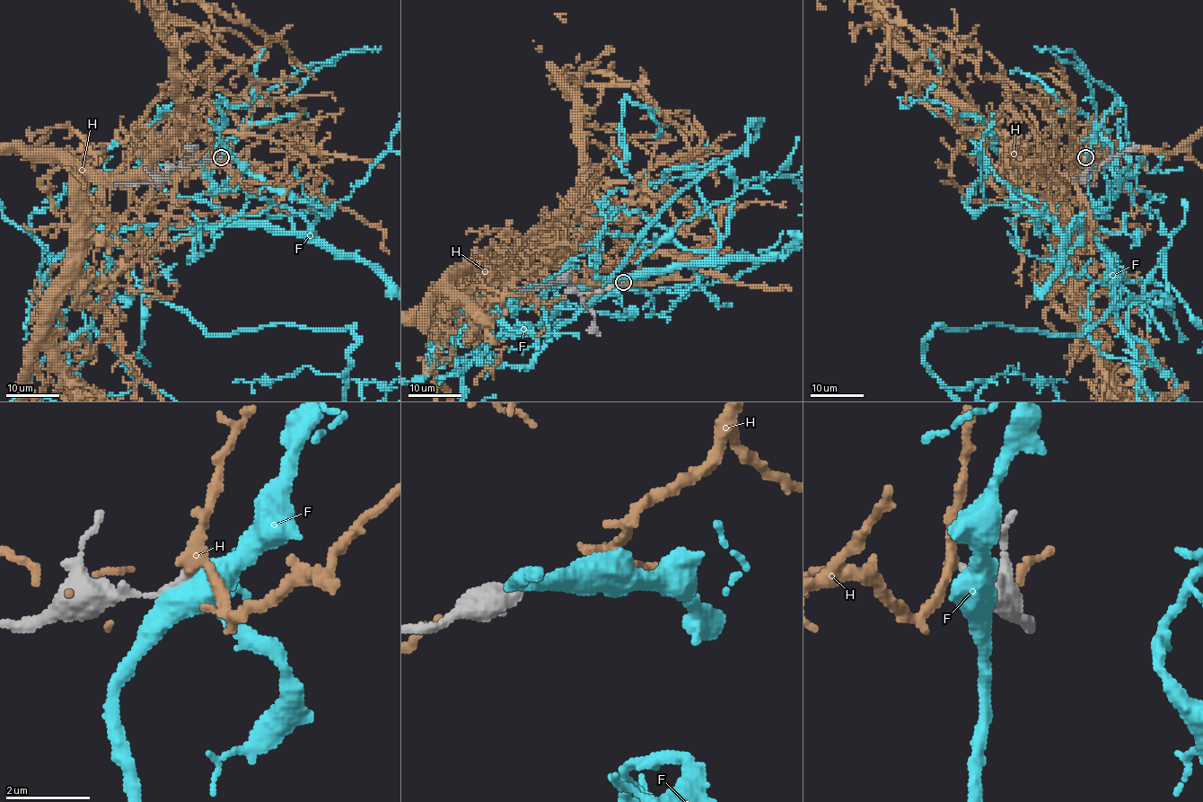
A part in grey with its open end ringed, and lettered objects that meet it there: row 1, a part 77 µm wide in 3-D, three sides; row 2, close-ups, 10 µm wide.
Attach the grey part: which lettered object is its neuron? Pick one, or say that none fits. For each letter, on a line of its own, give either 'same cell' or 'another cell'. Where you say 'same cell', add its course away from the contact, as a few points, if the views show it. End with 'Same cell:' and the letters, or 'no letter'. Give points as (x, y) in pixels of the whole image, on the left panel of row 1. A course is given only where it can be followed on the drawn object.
F: another cell
H: another cell
Same cell: no letter

